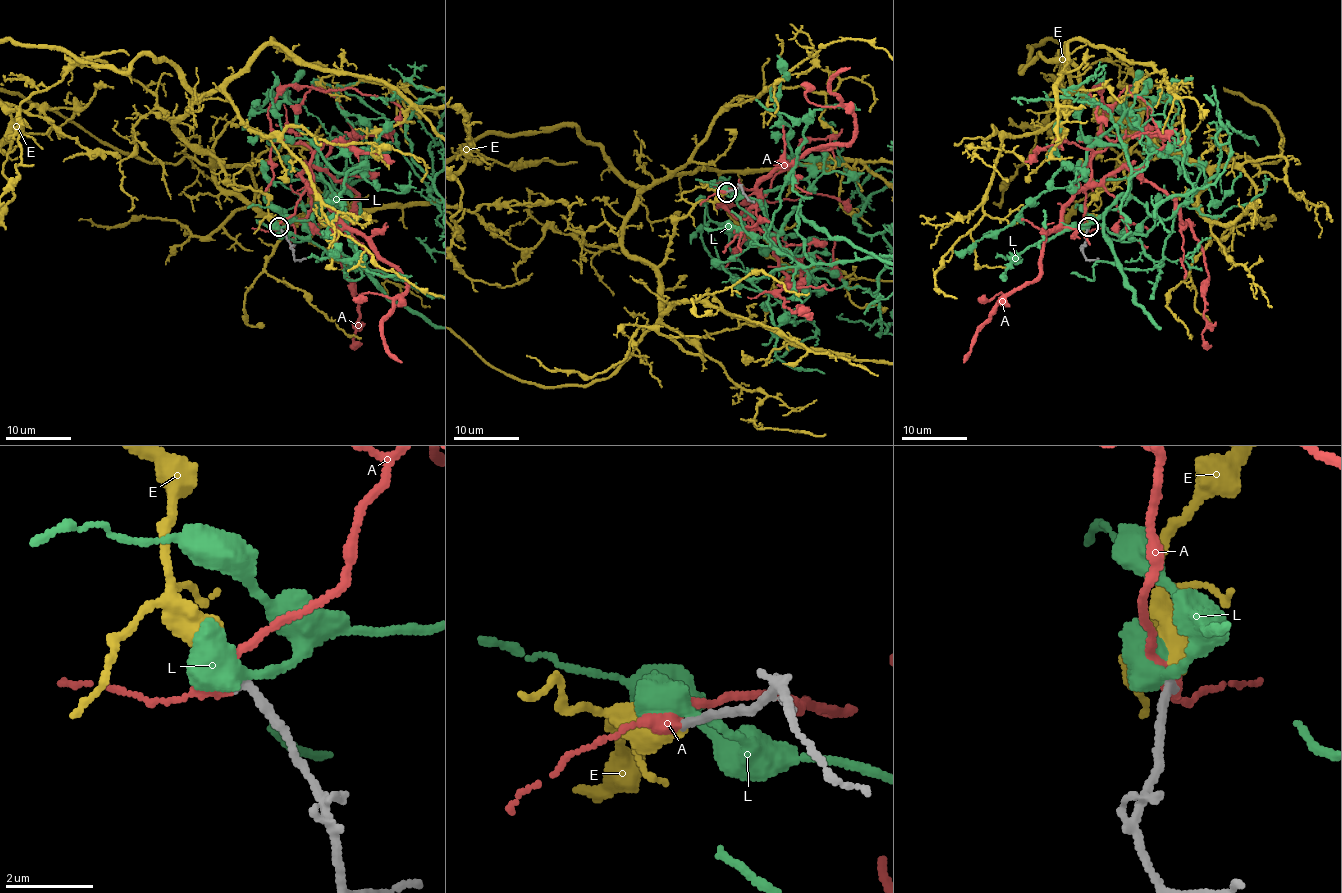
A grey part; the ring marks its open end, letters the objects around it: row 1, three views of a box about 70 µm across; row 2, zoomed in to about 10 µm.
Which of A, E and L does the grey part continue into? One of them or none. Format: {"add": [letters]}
{"add": ["E"]}

